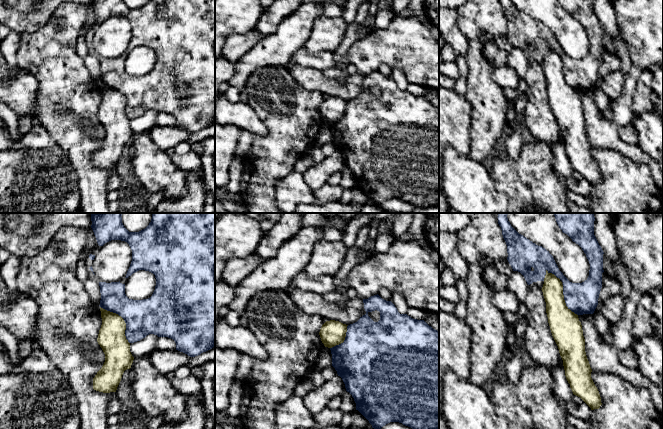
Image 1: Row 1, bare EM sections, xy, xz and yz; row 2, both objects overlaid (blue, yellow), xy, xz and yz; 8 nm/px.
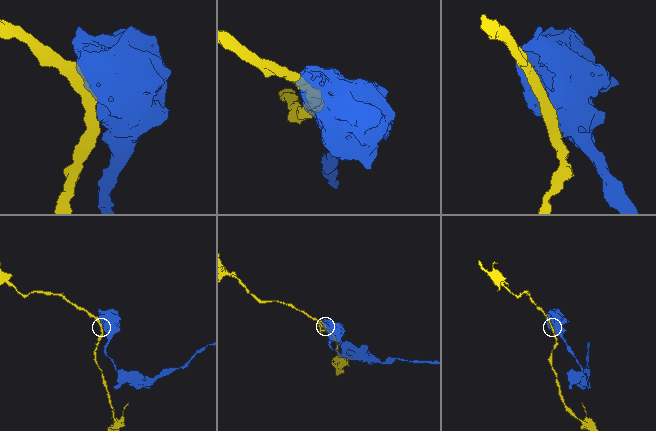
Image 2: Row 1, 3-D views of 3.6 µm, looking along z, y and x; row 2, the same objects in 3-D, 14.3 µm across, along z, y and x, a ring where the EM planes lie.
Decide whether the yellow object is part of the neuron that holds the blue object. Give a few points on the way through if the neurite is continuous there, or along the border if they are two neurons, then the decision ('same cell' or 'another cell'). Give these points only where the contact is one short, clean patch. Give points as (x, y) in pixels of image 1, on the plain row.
another cell

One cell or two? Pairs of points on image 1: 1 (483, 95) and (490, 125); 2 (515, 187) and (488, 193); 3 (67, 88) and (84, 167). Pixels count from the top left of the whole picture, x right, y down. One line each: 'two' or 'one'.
1: one
2: two
3: one

